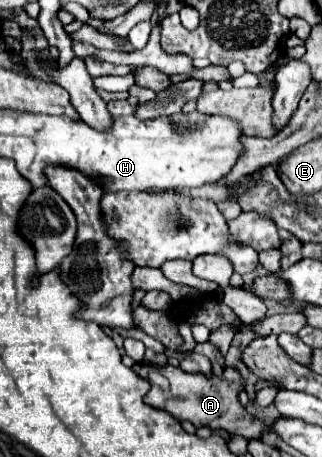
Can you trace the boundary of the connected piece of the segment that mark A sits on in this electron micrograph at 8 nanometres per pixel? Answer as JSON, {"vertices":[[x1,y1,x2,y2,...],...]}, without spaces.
{"vertices":[[164,366,164,368,156,368,158,372,162,372,168,380,170,380,170,388,172,388,172,398,164,398,164,394,160,392,160,388,156,384,152,384,150,392,146,394,144,402,170,412,176,420,190,420,194,426,208,426,208,428,224,428,230,434,240,434,244,438,258,438,262,434,262,430,266,428,258,418,254,418,252,414,248,414,242,404,238,402,238,390,244,388,244,382,240,378,240,374,232,368,224,368,224,378,204,378,200,374,188,374,182,368,172,368,172,366]]}

